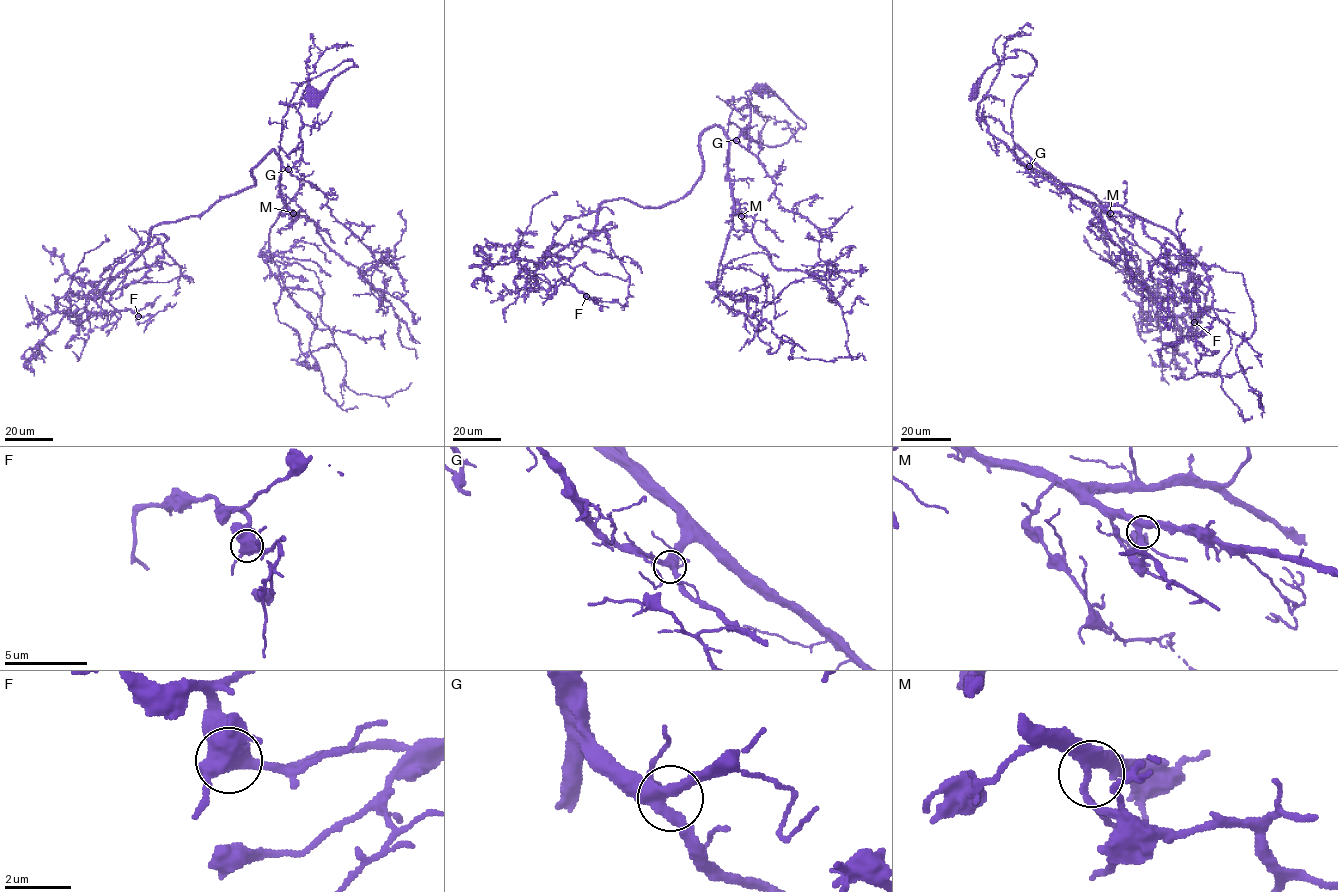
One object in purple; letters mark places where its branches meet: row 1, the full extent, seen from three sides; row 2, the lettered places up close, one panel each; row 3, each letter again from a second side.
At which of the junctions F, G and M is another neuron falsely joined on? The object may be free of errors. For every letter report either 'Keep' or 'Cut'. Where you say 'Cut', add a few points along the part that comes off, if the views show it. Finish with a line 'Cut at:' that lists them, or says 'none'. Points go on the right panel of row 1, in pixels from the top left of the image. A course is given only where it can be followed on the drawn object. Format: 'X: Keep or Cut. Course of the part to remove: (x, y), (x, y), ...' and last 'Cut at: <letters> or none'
F: Keep
G: Keep
M: Keep
Cut at: none

